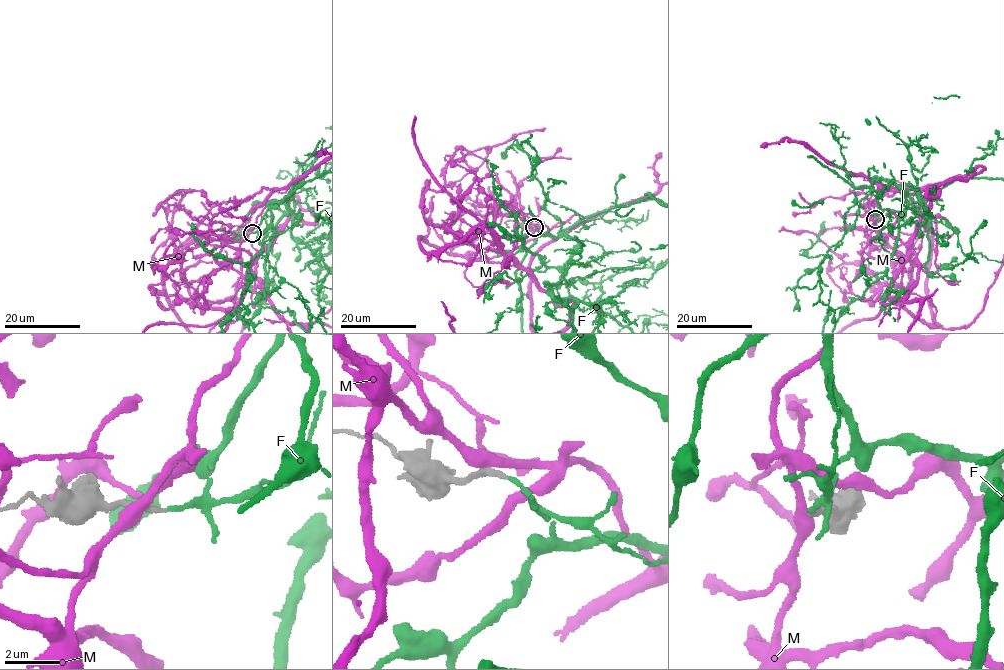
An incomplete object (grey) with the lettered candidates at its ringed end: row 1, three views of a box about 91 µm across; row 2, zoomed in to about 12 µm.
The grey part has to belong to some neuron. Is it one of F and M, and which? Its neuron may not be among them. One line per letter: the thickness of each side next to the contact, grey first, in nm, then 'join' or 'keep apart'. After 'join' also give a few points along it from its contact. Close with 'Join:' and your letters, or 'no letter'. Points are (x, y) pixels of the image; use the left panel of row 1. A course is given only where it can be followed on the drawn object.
F: 200/150 nm | join
M: 280/400 nm | keep apart
Join: F

